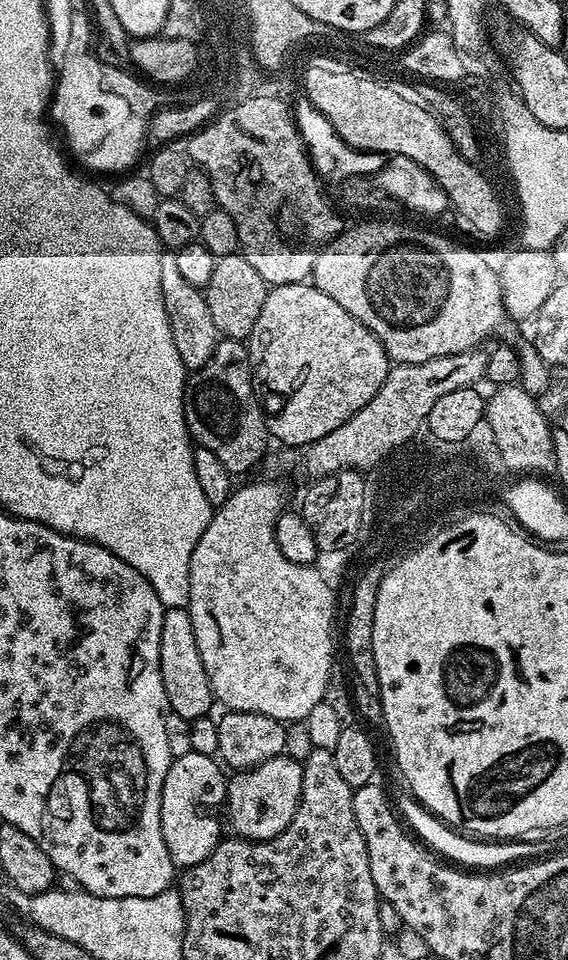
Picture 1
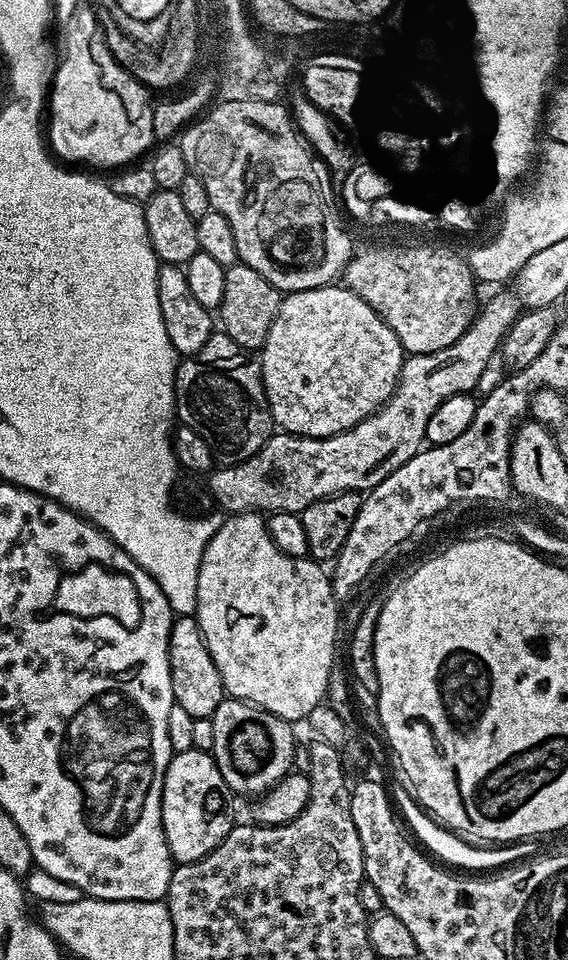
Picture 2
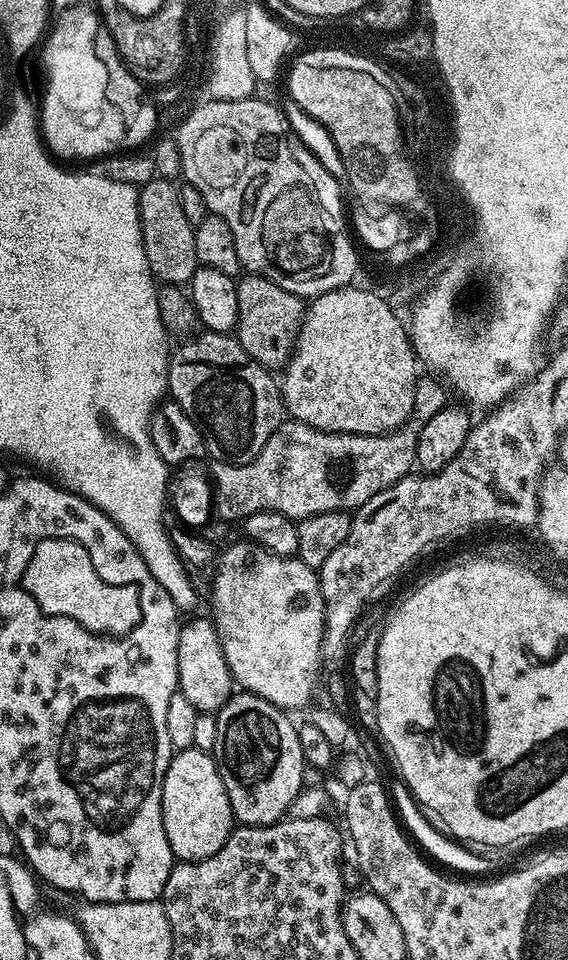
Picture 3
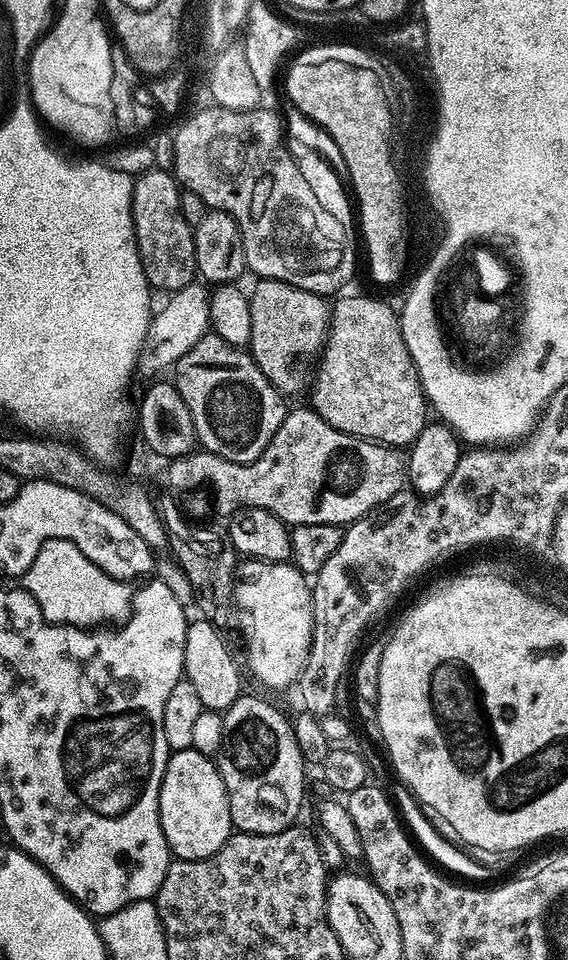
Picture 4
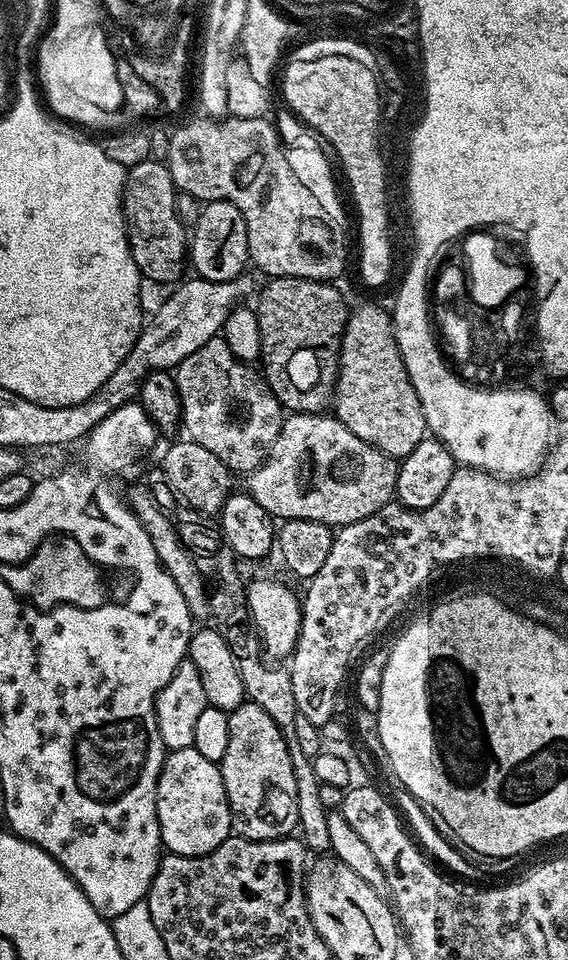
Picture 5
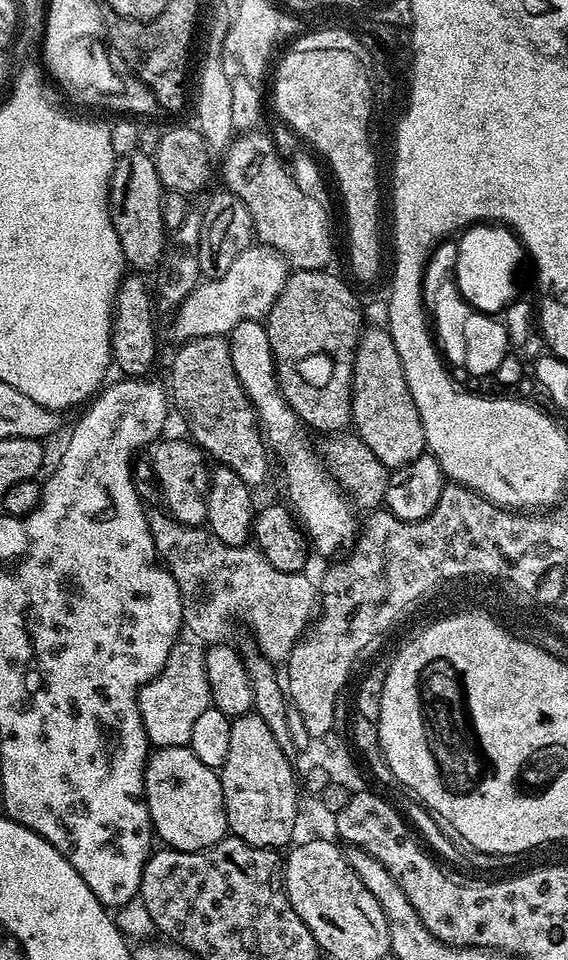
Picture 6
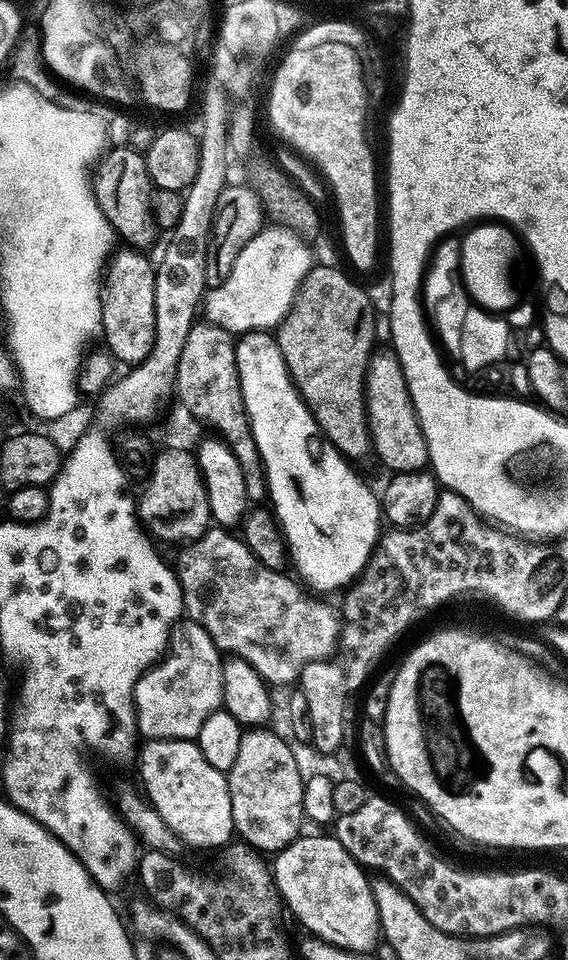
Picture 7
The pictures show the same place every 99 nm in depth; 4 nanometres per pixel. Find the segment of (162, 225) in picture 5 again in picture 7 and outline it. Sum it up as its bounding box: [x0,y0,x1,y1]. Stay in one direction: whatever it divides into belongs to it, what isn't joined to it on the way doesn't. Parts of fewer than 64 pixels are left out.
[90,147,158,250]

